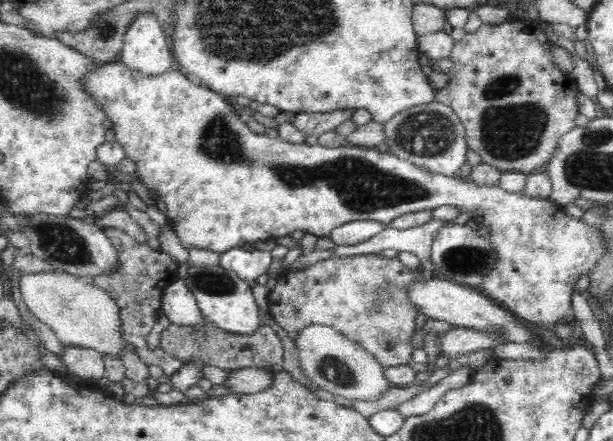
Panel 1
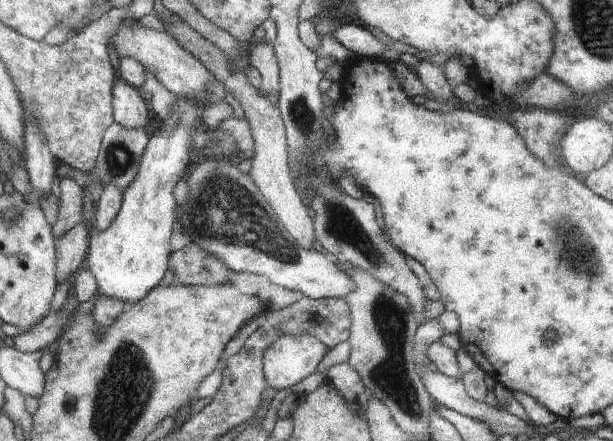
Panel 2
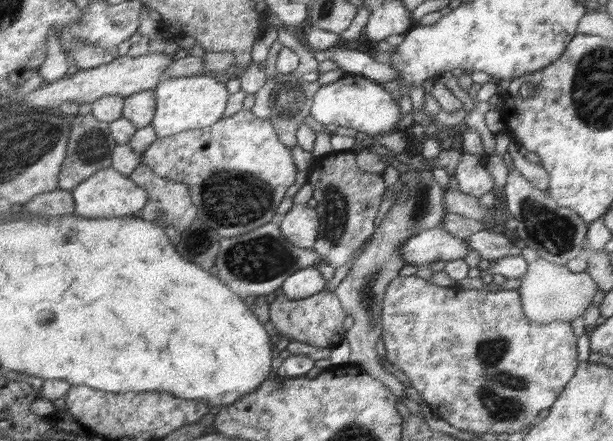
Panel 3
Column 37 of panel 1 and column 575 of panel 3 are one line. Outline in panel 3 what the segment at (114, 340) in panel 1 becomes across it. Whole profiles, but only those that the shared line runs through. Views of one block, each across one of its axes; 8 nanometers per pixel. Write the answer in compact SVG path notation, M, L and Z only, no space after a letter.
M539 258L528 263L526 274L521 277L520 298L523 302L524 314L534 323L550 323L552 321L572 321L583 316L592 303L597 284L592 275L586 271L570 272L566 266L552 264Z

